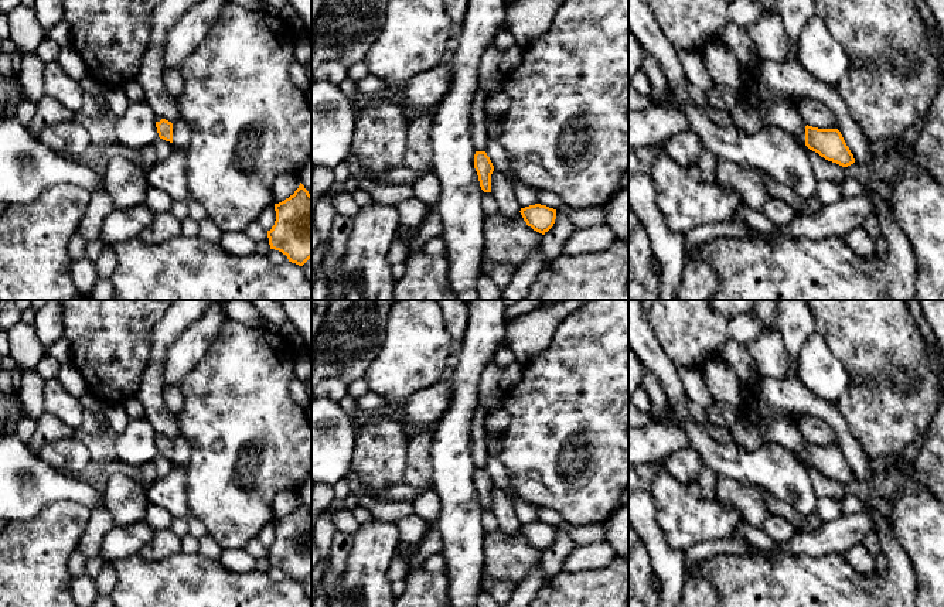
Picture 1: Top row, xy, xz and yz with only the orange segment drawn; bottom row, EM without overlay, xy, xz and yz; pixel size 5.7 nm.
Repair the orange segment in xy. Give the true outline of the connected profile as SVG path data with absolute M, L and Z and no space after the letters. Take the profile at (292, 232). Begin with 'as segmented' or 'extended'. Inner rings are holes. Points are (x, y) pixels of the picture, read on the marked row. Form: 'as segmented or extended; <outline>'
as segmented; M300 183L293 195L275 204L276 221L267 231L270 249L303 266L311 258L311 195Z

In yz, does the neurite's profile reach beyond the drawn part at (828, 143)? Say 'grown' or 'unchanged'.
unchanged

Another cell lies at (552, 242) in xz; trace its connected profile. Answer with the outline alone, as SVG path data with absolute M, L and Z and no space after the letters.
M556 209L555 224L548 232L545 232L541 241L541 250L546 266L562 255L563 245L573 231L575 225L569 216L565 212Z

